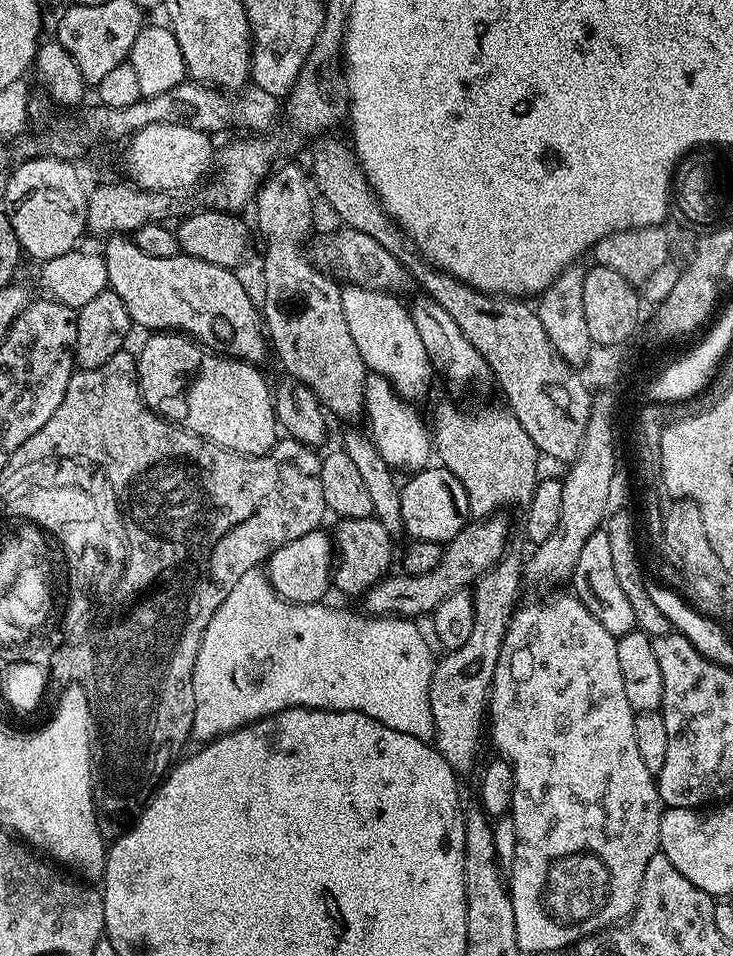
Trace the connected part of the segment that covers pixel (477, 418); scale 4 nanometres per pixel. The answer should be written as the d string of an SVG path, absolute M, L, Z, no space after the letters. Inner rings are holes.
M448 400L442 401L436 408L434 452L440 455L442 467L462 482L468 495L468 511L473 517L488 518L499 513L496 512L499 508L511 504L527 506L532 500L542 453L507 407L484 404L481 408L459 408Z

